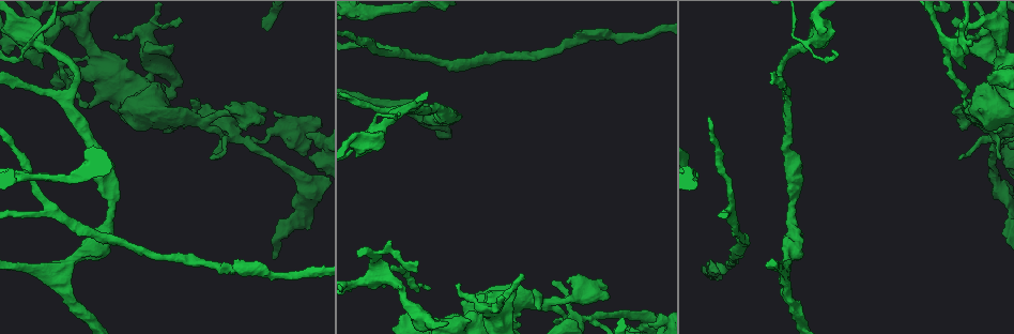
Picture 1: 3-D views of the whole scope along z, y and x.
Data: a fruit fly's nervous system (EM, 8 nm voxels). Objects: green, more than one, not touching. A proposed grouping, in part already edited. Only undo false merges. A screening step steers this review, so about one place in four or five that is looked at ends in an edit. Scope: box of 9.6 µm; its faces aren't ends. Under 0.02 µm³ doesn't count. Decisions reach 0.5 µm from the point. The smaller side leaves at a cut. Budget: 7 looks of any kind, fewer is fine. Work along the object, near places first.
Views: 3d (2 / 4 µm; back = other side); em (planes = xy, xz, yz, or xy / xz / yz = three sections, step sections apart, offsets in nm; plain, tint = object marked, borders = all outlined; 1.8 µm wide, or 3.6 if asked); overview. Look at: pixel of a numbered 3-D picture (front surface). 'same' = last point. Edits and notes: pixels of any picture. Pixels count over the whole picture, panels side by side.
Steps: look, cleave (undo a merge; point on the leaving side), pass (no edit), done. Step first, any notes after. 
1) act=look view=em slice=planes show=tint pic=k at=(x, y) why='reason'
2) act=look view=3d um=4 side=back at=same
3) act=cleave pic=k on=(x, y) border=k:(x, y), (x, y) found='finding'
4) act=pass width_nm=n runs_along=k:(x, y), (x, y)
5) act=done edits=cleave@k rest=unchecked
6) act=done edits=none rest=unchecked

act=look view=em slice=planes show=tint pic=1 at=(807, 44) why='looks like a crossing'

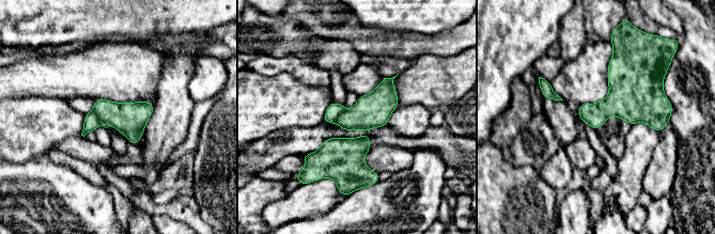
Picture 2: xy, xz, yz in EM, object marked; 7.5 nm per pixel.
act=cleave pic=2 on=(92, 122) border=2:(93, 110), (102, 122) found='a second neuron is stuck on'

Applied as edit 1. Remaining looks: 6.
act=look view=em slice=planes show=tint pic=1 at=(951, 43) why='abrupt turn'

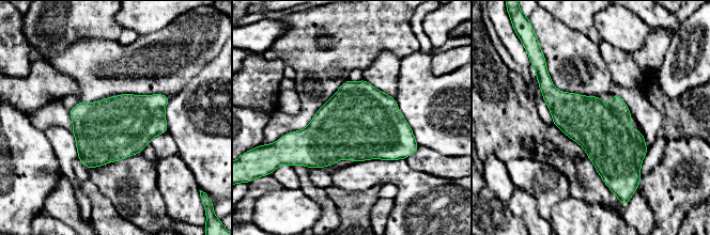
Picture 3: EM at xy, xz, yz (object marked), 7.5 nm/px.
act=pass width_nm=400 found='one neuron here'

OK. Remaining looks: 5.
act=look view=3d um=2 pic=1 at=(65, 270) why='arms part here'

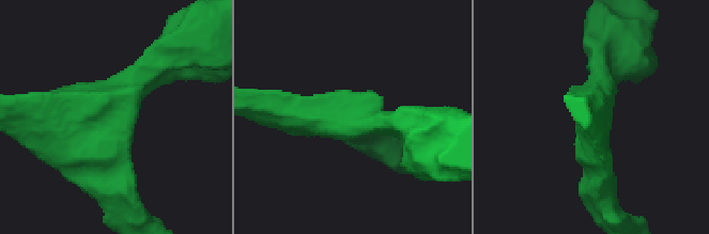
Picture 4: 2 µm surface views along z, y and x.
act=look view=em slice=planes show=tint pic=4 at=(355, 112) why='shape alone is not enough'

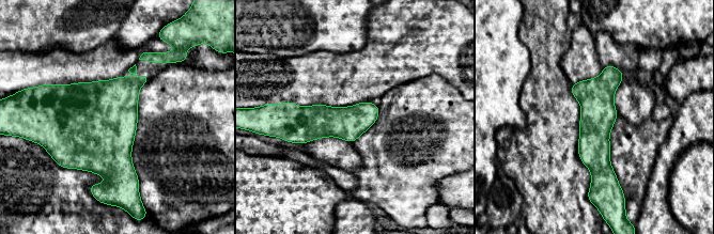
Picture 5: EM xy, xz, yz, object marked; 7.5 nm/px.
act=pass width_nm=260 found='continuous, no second neuron'

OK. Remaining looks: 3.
act=done edits=cleave@2 rest=unchecked

